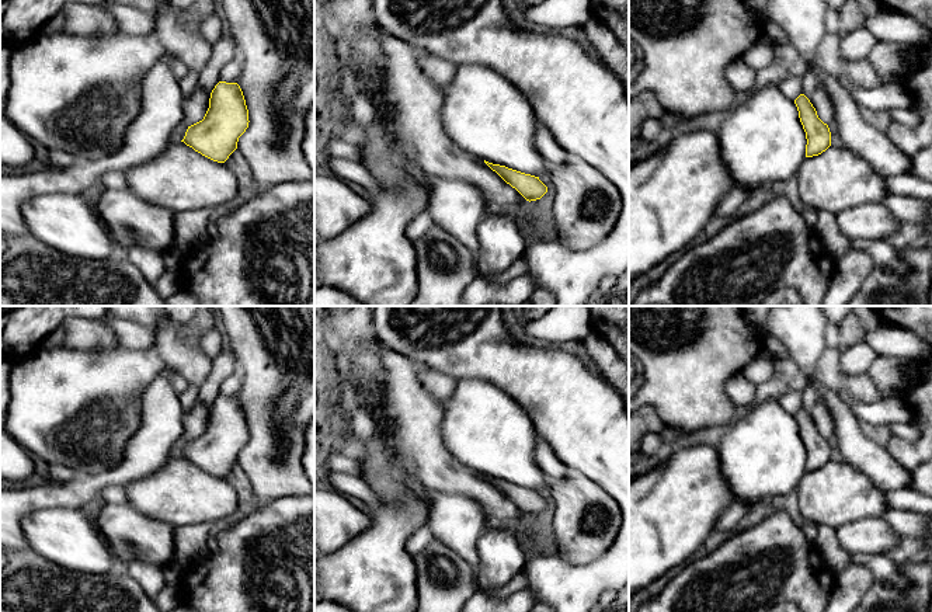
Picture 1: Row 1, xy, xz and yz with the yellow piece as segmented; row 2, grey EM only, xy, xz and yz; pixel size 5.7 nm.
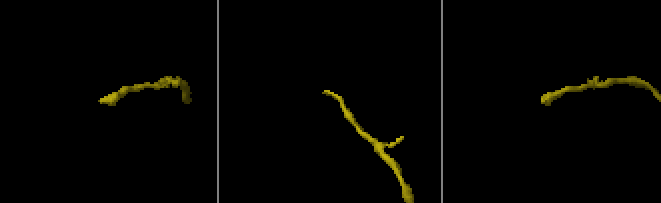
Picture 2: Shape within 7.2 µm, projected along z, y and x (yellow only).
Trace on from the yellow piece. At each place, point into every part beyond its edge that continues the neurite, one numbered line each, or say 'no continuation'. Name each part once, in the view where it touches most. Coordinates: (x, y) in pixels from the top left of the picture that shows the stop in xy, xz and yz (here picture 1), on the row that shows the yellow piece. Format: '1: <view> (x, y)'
1: xz (414, 103)

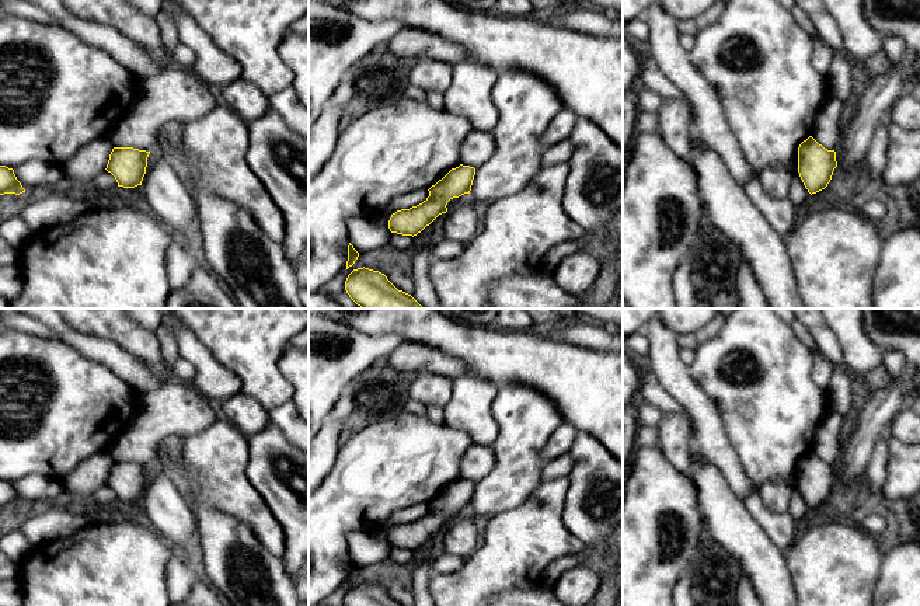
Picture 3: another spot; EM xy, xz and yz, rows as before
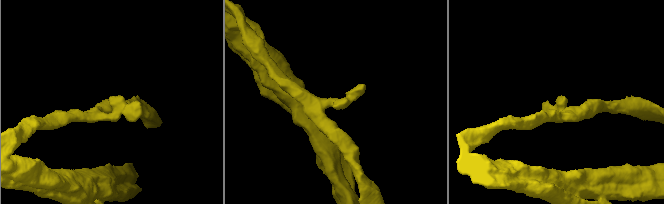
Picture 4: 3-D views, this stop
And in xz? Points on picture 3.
no continuation

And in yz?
no continuation

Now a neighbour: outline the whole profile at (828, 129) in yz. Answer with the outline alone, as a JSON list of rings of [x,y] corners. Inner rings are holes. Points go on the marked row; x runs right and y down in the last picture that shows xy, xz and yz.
[[[829,86],[829,93],[815,116],[812,137],[827,150],[837,150],[844,126],[841,125],[843,100]]]

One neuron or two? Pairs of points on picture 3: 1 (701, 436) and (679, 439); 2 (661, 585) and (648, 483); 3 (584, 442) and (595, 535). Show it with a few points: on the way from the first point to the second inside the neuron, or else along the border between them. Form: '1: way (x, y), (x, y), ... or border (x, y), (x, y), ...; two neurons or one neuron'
1: border (689, 421), (692, 448); two neurons
2: way (648, 560), (648, 508); one neuron
3: way (584, 465), (584, 494), (579, 504), (582, 512); one neuron

